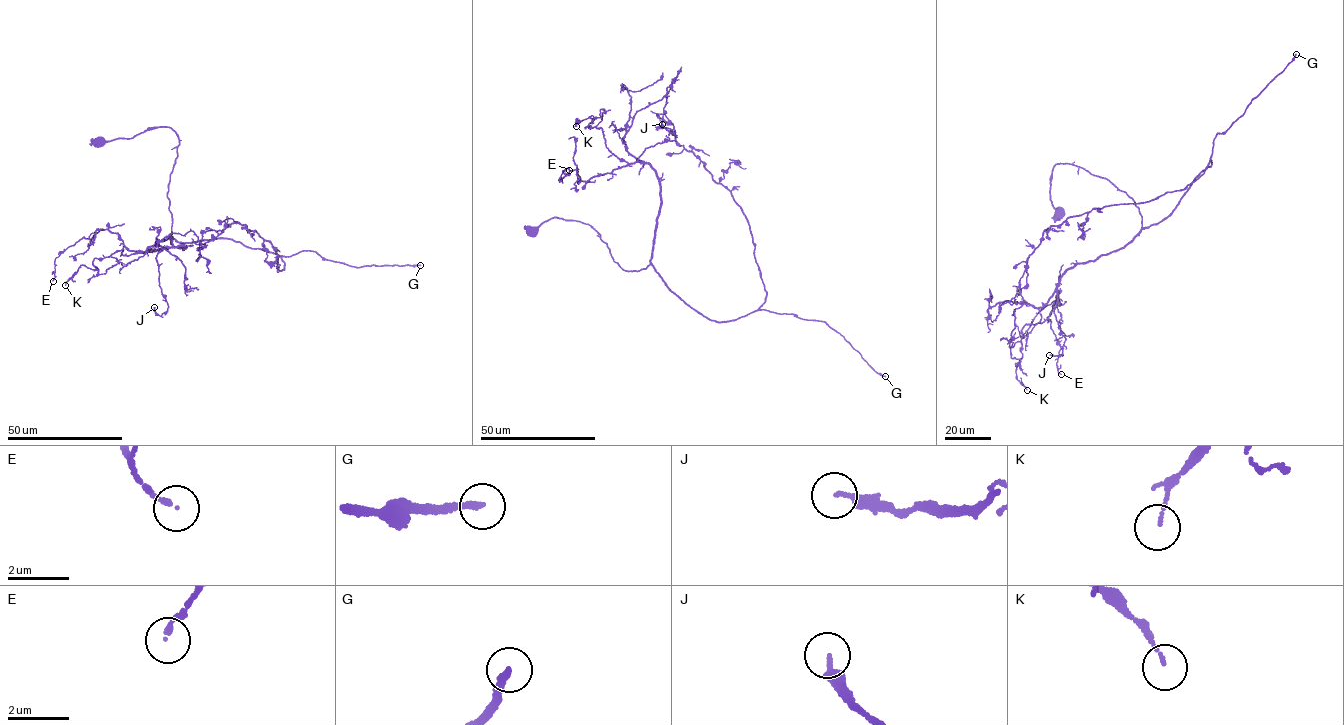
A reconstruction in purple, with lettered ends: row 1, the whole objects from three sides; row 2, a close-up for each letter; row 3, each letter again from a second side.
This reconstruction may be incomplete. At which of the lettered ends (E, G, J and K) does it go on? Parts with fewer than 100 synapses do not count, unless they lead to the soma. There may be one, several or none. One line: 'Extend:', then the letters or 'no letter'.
Extend: G

